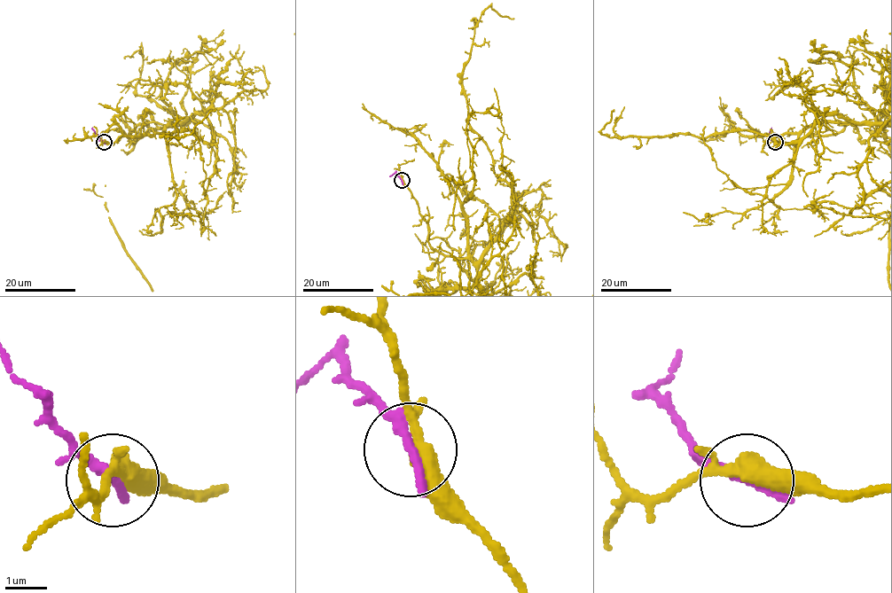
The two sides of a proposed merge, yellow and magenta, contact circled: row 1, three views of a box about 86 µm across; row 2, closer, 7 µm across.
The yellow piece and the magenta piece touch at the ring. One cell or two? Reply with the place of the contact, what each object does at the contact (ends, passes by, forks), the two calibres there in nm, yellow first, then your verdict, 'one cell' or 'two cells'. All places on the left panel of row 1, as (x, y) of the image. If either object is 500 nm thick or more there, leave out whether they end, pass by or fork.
place (104, 142); yellow forks; magenta passes by; calibres 320 and 220 nm; two cells

